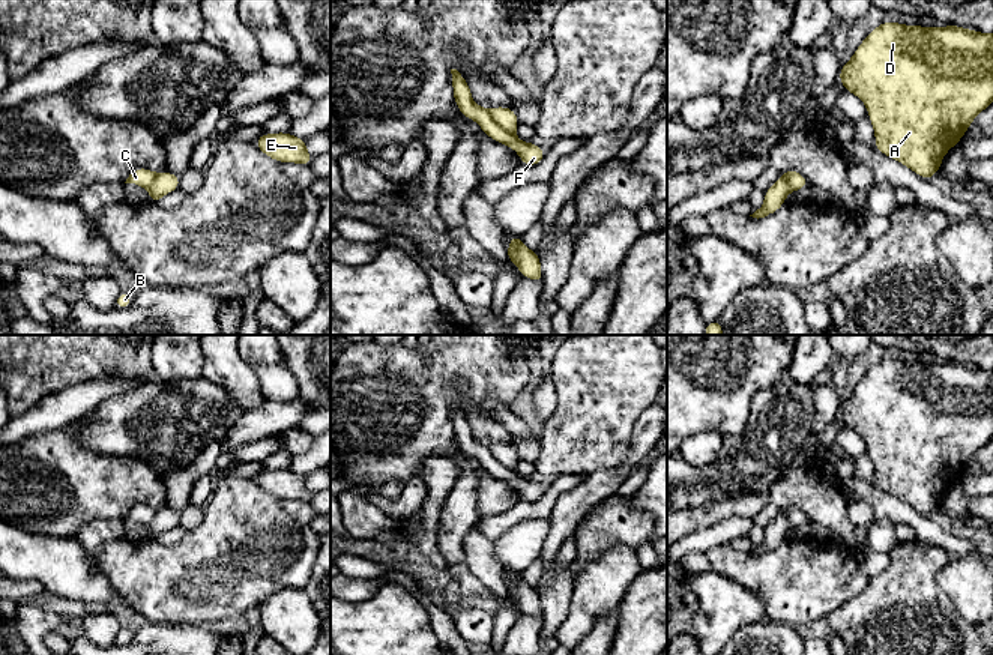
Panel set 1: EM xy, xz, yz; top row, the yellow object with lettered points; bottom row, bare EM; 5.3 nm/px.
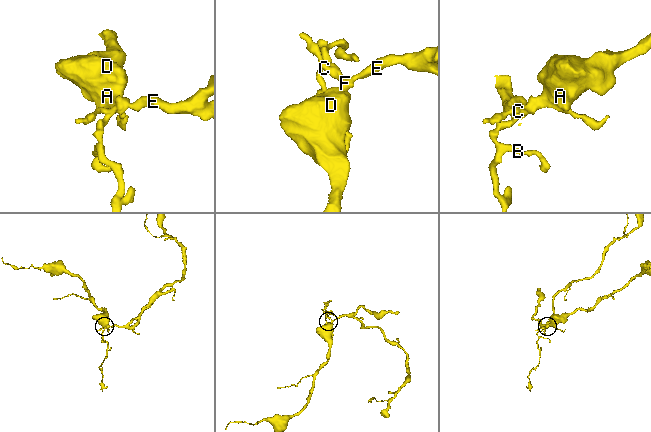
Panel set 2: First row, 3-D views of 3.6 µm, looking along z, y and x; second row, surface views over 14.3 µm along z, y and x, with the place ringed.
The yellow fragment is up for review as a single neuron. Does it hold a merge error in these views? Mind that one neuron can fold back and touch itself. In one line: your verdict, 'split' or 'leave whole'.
split

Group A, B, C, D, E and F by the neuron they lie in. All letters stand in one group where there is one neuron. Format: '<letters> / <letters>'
A B D / C E F

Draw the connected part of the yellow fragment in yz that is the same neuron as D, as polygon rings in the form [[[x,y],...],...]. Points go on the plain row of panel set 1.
[[[883,358],[867,371],[852,395],[841,401],[838,416],[865,440],[876,470],[874,485],[930,517],[940,506],[945,490],[993,439],[993,371],[954,361],[936,365]]]

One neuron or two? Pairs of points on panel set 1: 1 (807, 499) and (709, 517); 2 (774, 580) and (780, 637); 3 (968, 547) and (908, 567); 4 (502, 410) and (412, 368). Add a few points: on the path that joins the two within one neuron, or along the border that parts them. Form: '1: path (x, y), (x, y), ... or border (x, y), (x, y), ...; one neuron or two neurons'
1: path (783, 496), (763, 498), (750, 505), (733, 505); one neuron
2: border (766, 618), (795, 628); two neurons
3: border (917, 540), (926, 544), (936, 544), (947, 553); two neurons
4: border (481, 403), (487, 398), (496, 398), (507, 406); two neurons

